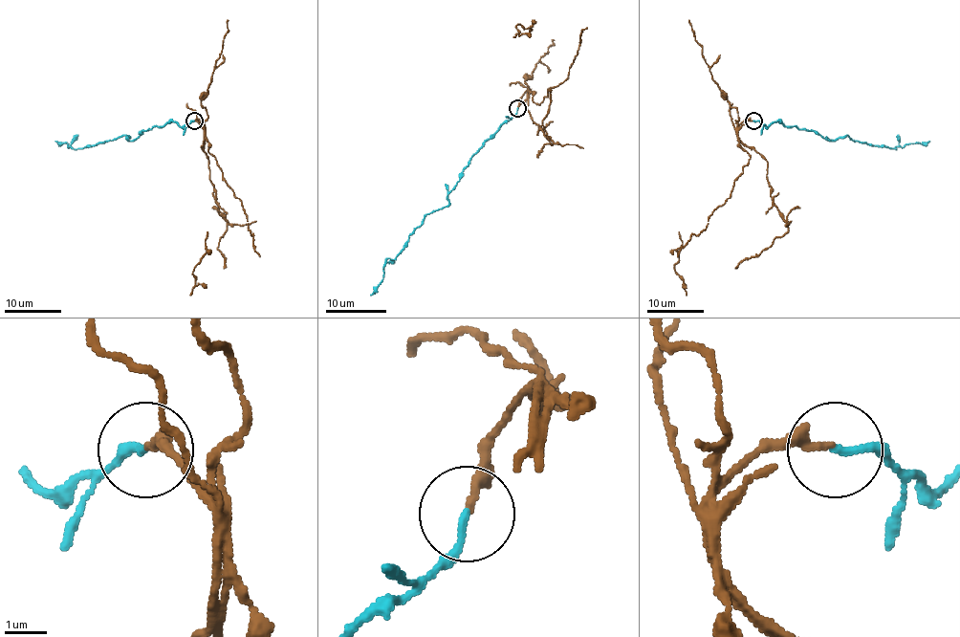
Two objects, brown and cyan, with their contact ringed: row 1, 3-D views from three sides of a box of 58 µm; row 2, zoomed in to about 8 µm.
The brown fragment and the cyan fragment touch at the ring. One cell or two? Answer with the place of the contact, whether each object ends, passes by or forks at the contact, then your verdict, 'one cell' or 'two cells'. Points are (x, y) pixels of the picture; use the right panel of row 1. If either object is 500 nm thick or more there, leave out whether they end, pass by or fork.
(753, 120) | brown ends | cyan ends | two cells

